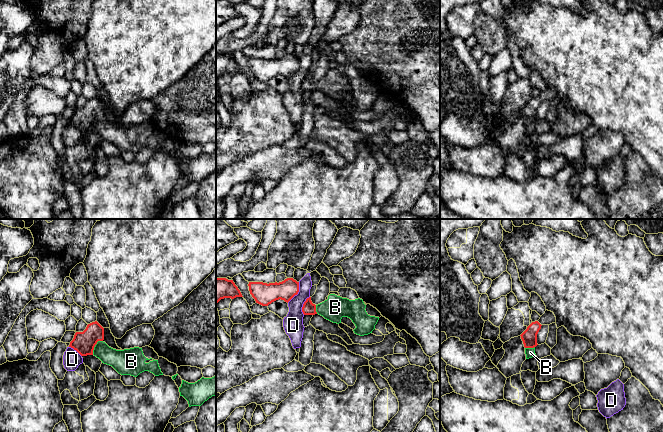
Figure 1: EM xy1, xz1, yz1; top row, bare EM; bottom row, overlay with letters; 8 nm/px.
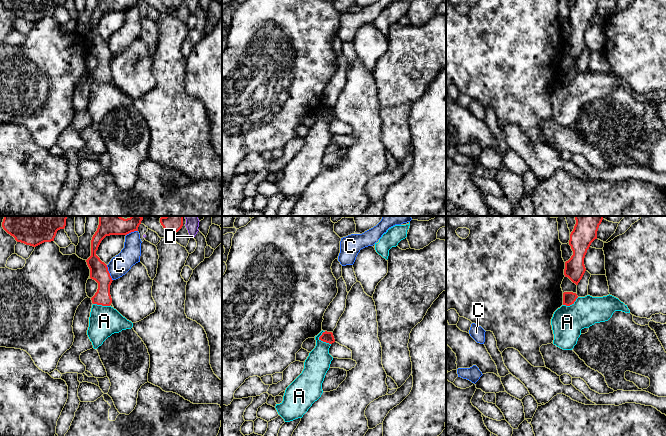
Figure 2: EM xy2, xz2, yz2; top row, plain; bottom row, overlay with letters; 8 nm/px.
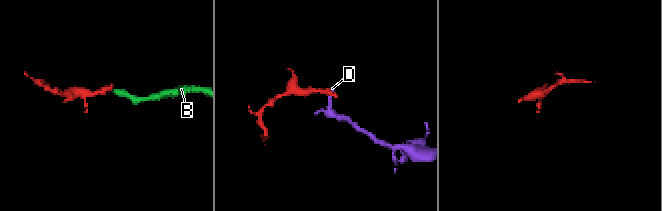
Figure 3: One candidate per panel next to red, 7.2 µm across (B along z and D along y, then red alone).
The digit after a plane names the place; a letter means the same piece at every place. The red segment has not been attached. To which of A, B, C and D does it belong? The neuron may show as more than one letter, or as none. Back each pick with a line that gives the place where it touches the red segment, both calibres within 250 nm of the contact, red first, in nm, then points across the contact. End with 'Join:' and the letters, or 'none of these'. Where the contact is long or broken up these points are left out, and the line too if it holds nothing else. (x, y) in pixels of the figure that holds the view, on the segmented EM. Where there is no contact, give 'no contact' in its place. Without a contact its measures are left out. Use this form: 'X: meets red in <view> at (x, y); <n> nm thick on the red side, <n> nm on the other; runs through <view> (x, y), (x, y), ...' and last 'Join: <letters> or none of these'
B: meets red in xy1 at (94, 346); 180 nm thick on the red side, 180 nm on the other; runs through xy1 (84, 342), (90, 342), (94, 346), (107, 355), (121, 360)
Join: B

